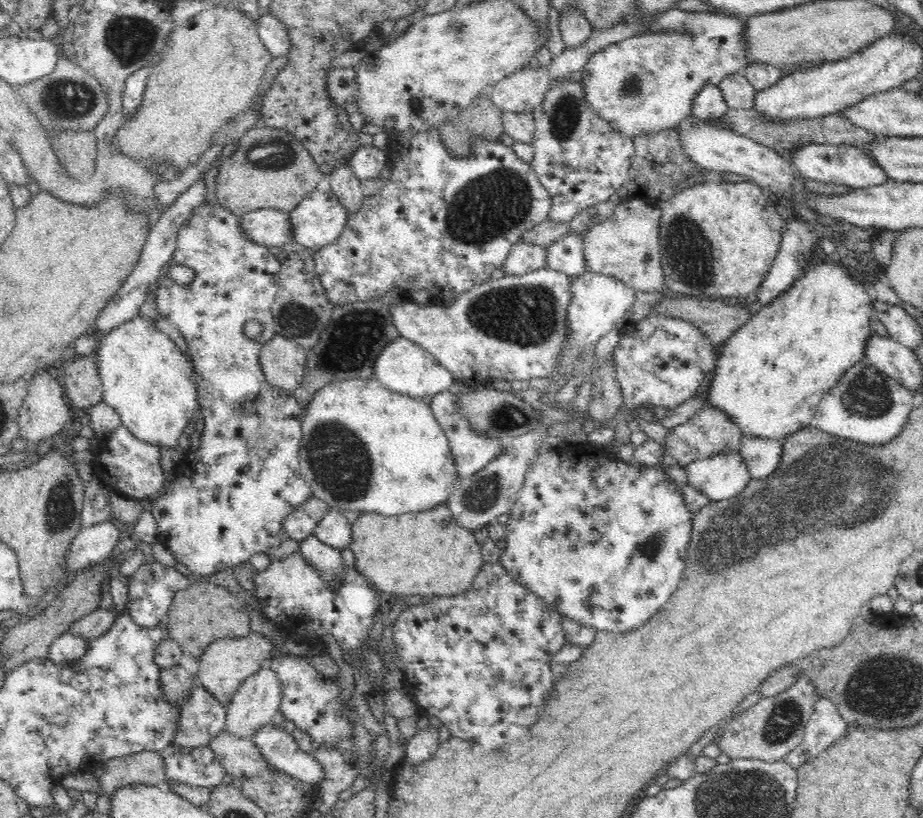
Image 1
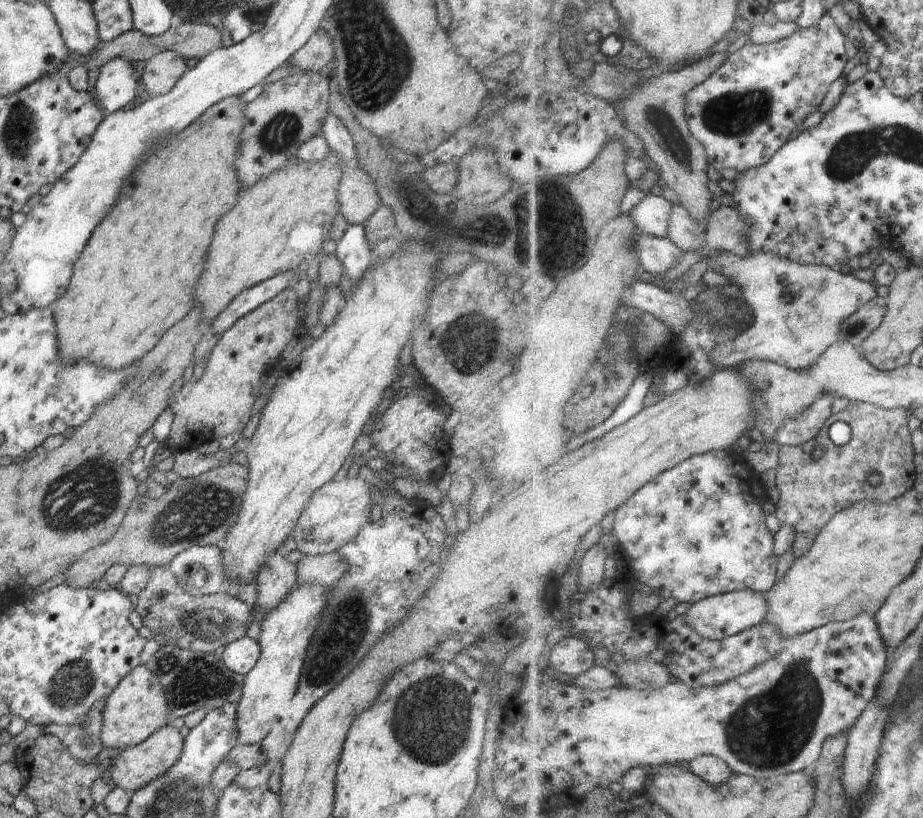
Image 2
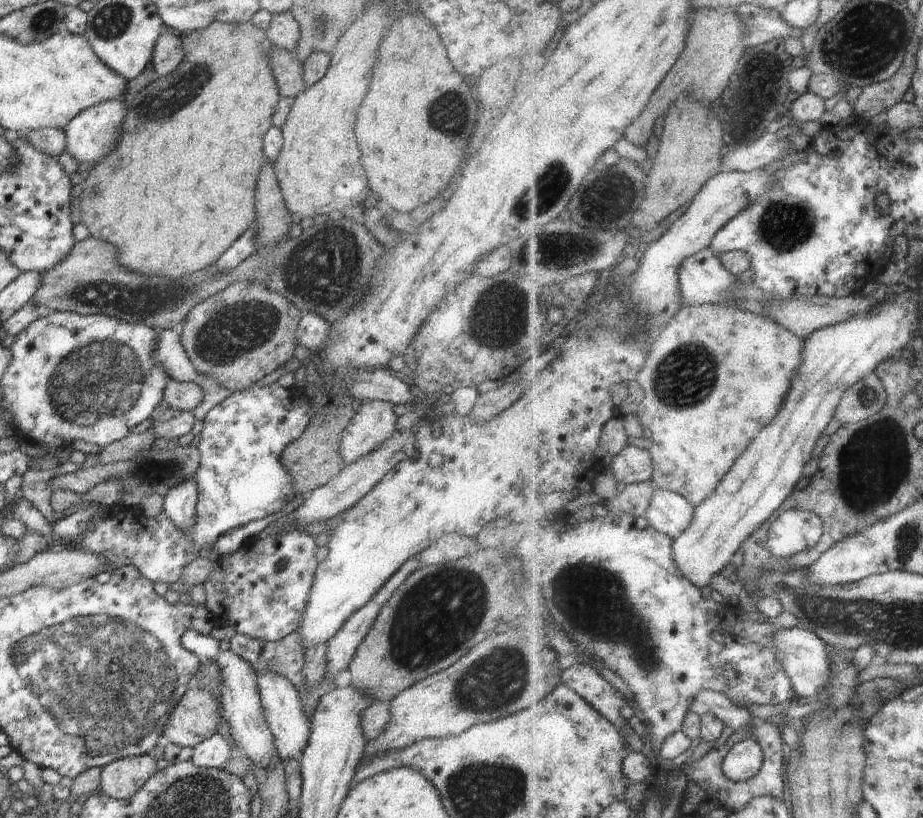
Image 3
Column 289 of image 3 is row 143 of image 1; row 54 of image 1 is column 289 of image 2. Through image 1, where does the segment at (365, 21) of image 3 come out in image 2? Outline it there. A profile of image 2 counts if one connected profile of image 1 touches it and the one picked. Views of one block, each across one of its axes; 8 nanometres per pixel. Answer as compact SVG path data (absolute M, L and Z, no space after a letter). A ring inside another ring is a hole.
M332 152L324 160L308 162L292 160L284 168L265 176L248 188L242 188L234 208L220 218L214 228L214 240L206 259L206 266L195 286L195 299L203 304L203 321L210 327L211 320L242 291L265 280L294 271L297 266L320 255L330 237L332 223L339 213L338 185L346 162Z

